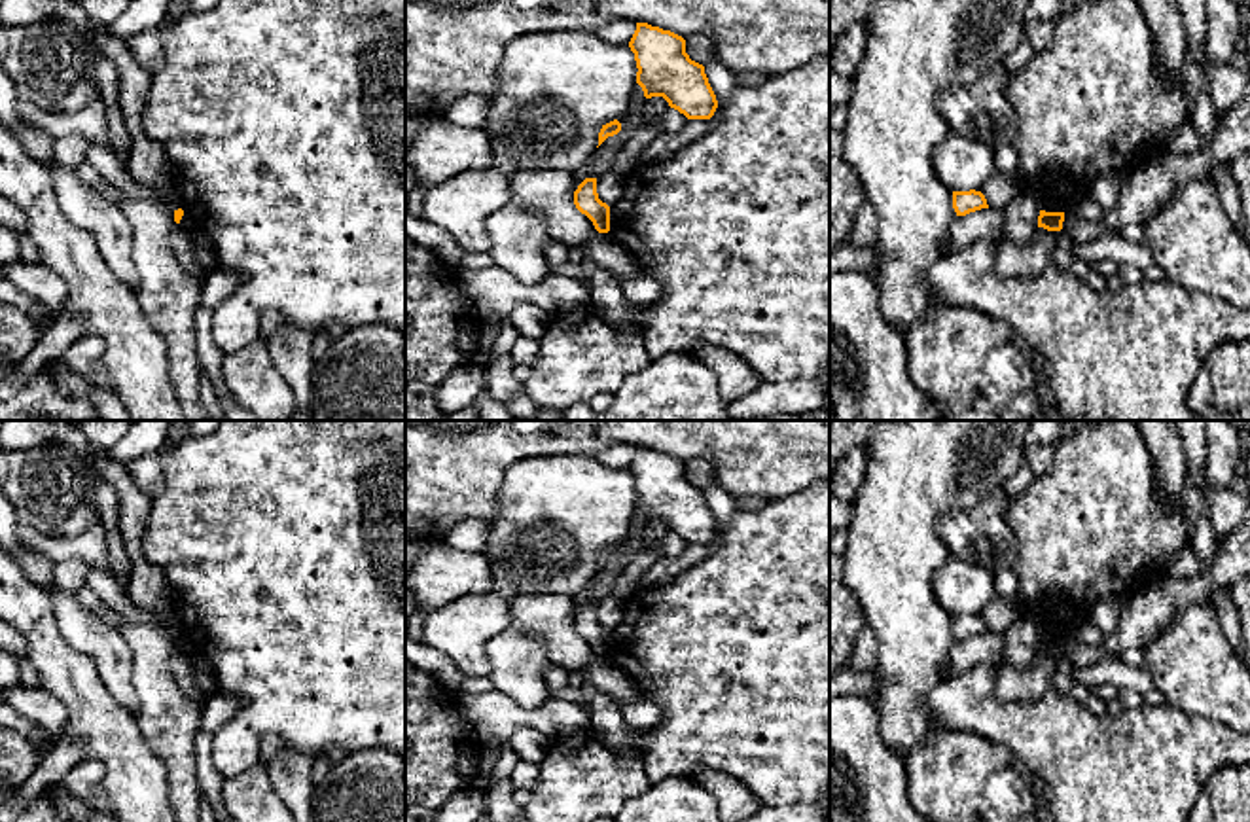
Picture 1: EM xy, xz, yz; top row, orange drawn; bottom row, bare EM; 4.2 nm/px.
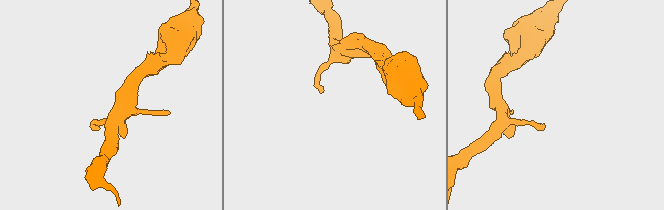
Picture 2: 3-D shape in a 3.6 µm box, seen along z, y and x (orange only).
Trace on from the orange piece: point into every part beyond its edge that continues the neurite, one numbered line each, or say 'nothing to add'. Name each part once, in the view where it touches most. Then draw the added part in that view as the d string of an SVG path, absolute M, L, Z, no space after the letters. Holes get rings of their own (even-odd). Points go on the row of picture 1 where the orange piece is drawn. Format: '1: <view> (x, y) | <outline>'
nothing to add

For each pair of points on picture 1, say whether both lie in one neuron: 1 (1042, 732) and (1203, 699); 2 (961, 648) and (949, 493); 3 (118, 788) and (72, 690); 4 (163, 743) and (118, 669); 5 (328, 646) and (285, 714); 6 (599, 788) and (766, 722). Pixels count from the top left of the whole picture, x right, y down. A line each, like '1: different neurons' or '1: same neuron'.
1: different neurons
2: different neurons
3: same neuron
4: different neurons
5: same neuron
6: different neurons

